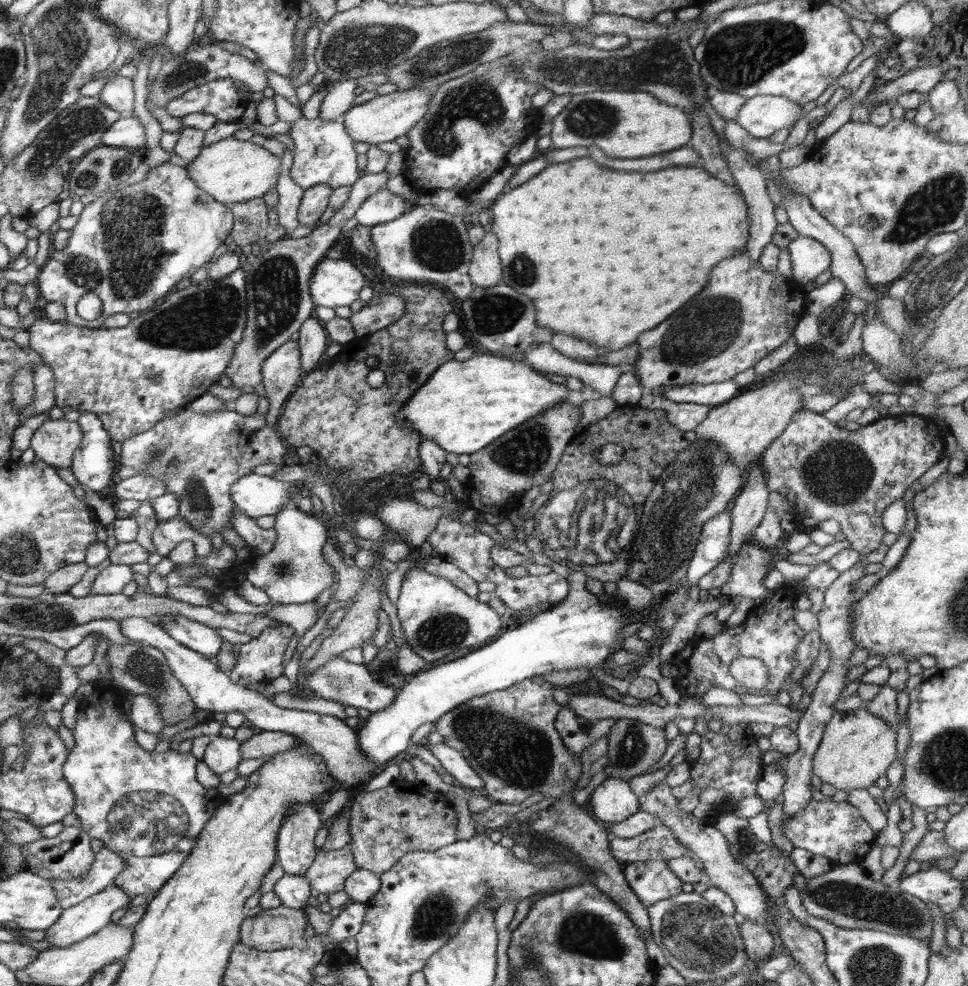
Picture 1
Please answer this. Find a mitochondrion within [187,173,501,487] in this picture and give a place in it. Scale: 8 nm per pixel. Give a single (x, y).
(276, 290)

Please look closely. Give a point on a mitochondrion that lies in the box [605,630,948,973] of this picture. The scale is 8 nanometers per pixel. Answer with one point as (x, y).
(854, 900)

